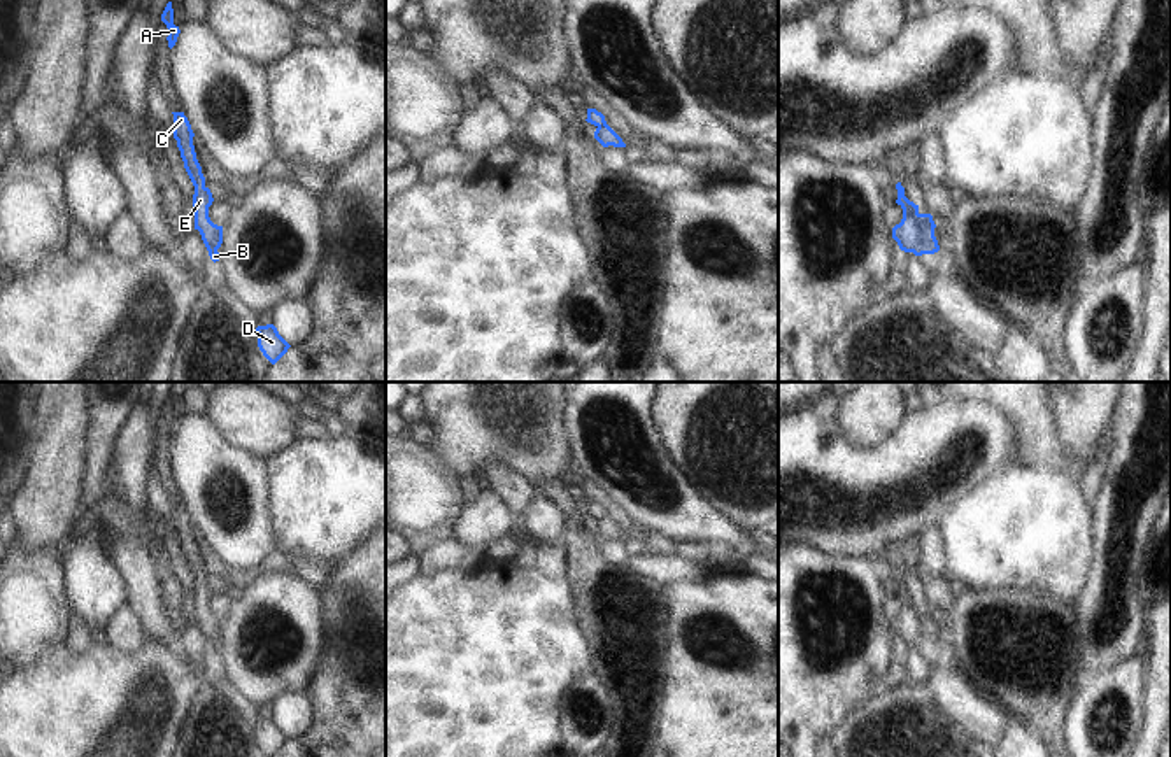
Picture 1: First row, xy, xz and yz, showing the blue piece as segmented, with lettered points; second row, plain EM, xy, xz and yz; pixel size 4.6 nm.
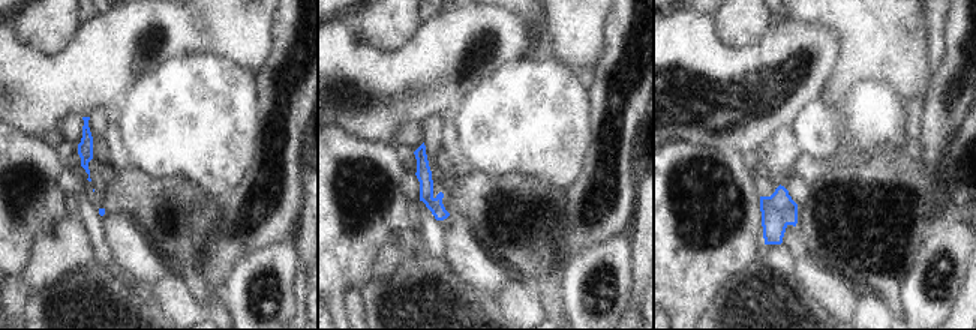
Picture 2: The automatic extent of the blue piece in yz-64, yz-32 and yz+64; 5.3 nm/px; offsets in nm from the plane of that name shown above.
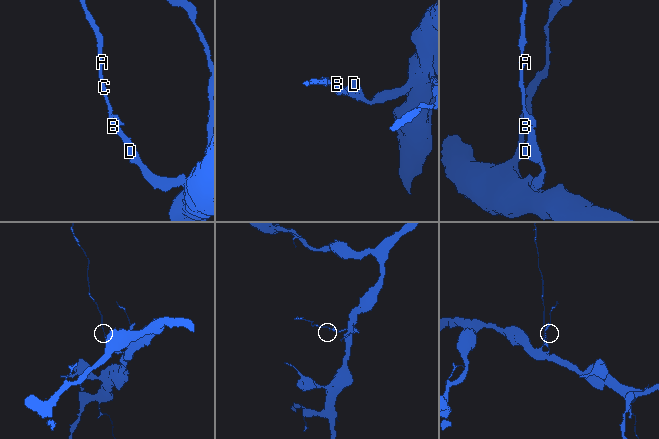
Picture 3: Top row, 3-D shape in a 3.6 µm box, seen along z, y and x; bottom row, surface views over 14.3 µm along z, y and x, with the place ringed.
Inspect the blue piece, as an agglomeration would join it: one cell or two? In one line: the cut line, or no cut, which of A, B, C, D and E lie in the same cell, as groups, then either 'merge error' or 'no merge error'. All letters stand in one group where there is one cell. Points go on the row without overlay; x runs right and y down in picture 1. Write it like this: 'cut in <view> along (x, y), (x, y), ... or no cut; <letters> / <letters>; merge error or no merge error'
no cut; A B C D E; no merge error

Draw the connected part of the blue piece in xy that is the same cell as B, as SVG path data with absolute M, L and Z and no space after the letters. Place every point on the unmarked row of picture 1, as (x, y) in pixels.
M172 505L172 506L174 506L174 531L177 533L184 561L195 578L193 587L195 622L200 624L202 633L209 643L209 648L216 655L219 654L217 641L223 636L223 619L214 617L209 610L209 599L212 598L214 591L210 582L205 578L205 570L196 552L193 538L195 526L191 522L191 517L184 508L184 505Z

